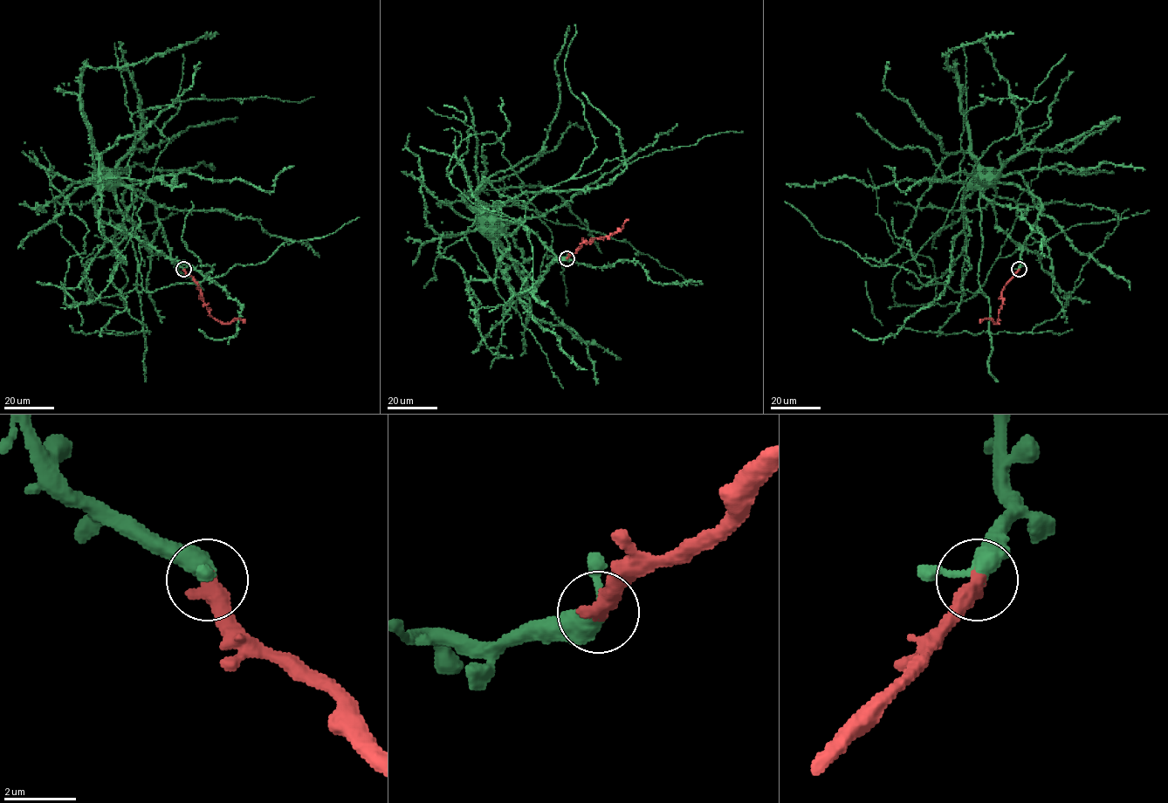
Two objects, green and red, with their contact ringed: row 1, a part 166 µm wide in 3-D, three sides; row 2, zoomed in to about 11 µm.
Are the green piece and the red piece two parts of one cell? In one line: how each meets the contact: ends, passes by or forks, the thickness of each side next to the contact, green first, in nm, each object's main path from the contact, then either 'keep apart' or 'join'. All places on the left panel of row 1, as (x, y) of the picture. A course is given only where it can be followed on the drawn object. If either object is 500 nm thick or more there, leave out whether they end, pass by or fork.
400 nm thick on the green side, 500 nm on the other; green runs (184, 269), (171, 258), (155, 206), (136, 189), (114, 182), (120, 181), (99, 180); red runs (184, 269), (196, 282), (202, 301), (214, 318), (230, 323), (237, 318), (245, 322); join

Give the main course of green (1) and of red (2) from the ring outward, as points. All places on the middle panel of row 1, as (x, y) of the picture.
1: (567, 258), (554, 260), (539, 281), (534, 281), (503, 252), (498, 238), (503, 226), (494, 216), (483, 211)
2: (567, 258), (584, 242), (613, 235), (628, 219)

